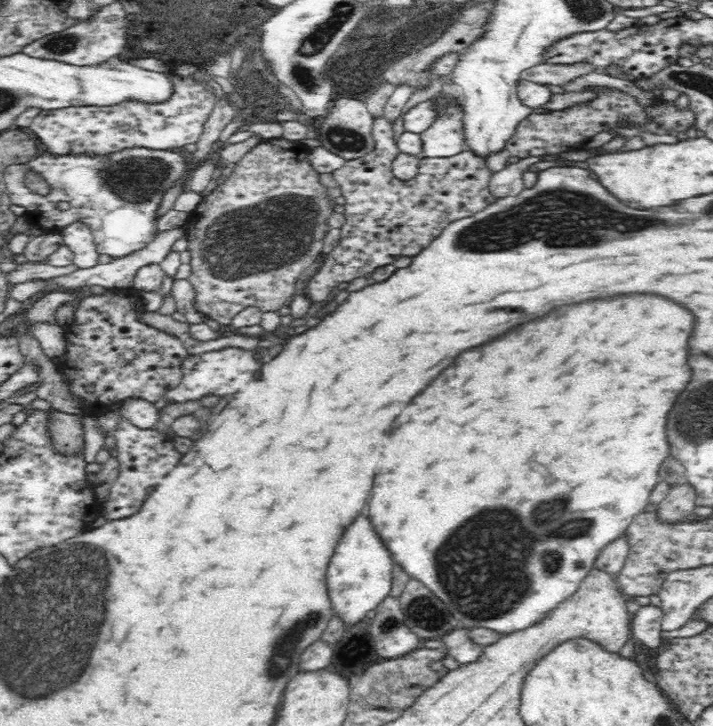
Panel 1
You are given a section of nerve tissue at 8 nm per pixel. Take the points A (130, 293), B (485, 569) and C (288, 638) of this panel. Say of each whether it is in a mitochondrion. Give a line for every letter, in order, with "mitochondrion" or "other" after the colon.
A: other
B: mitochondrion
C: mitochondrion

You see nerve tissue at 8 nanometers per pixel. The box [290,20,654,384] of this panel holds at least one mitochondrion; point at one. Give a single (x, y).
(341, 137)

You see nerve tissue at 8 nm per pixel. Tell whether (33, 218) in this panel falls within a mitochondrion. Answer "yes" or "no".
no

